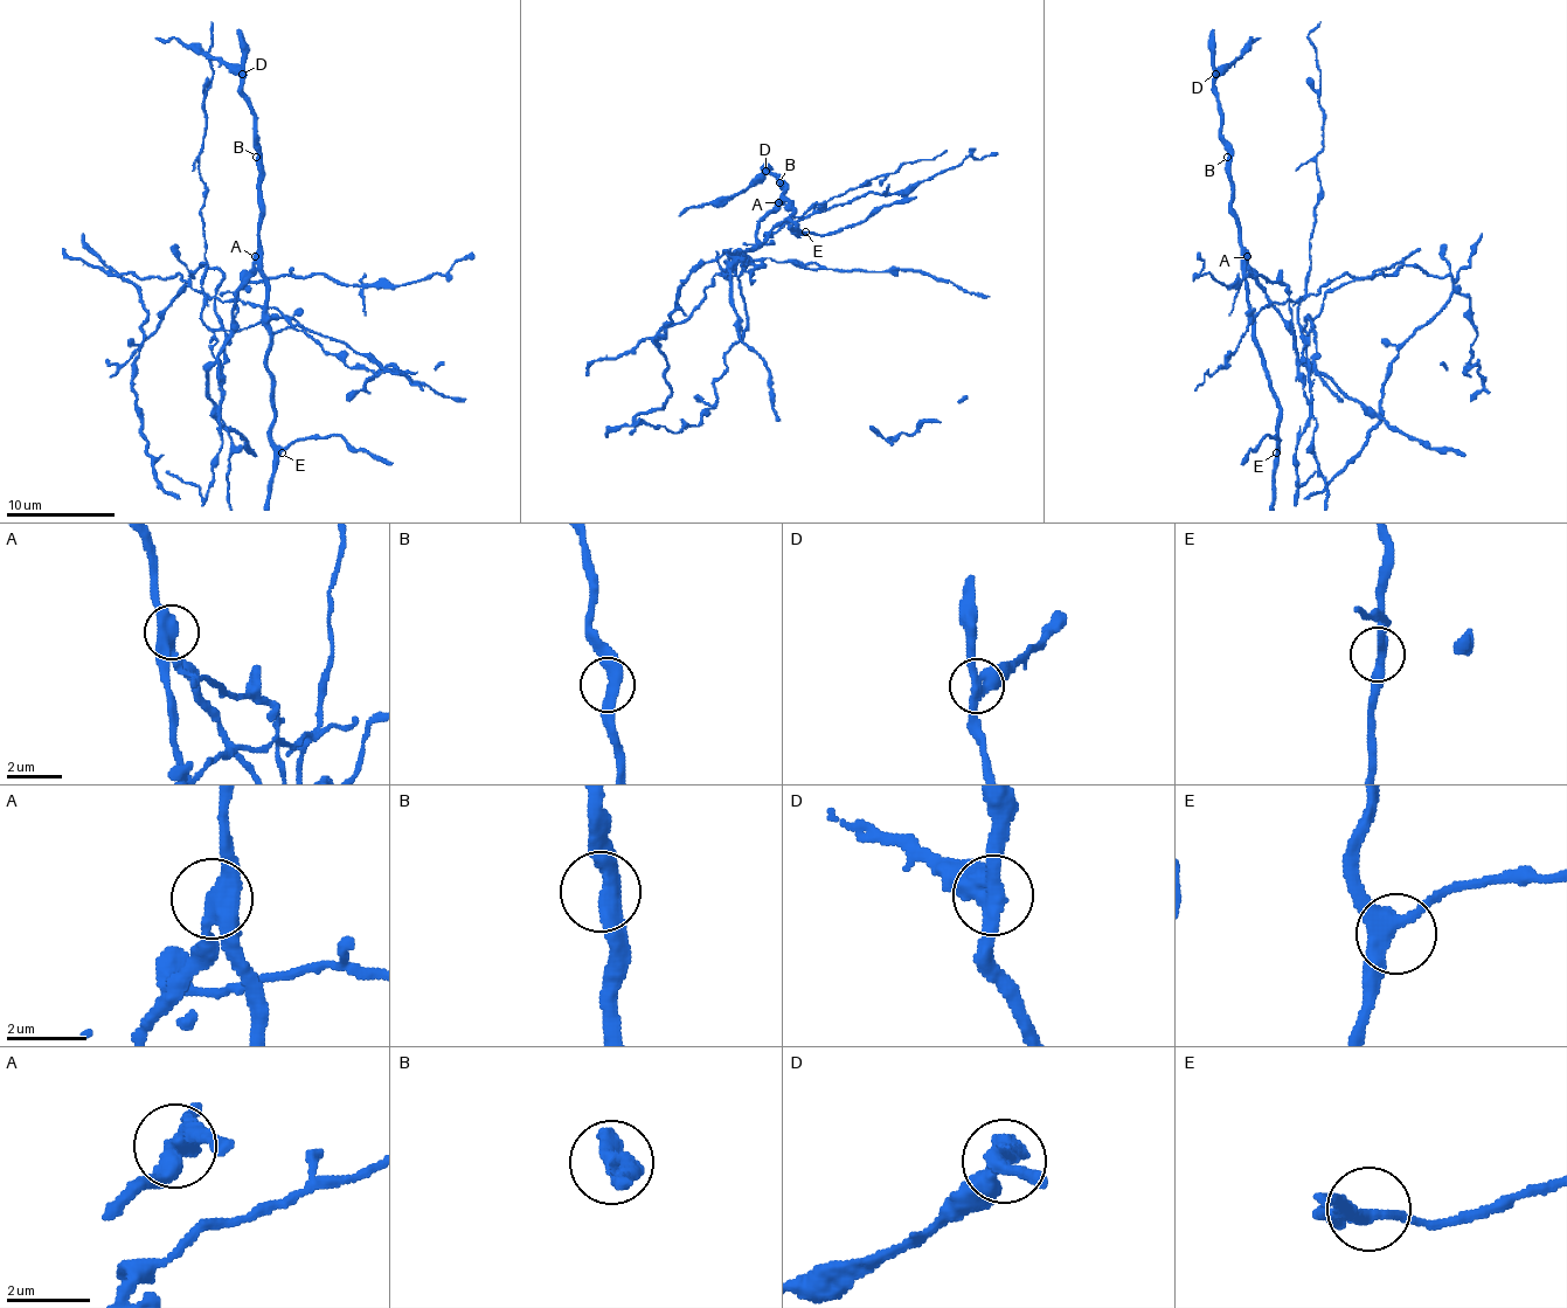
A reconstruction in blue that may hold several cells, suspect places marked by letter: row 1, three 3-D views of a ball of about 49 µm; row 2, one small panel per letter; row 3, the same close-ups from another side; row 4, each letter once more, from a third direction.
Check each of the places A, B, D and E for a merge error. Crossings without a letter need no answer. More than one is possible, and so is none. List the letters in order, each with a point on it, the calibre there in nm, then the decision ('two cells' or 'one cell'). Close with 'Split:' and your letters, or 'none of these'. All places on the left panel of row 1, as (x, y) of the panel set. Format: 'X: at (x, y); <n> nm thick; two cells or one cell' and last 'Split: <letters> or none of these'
A: at (255, 256); 440 nm thick; two cells
B: at (256, 157); 420 nm thick; one cell
D: at (242, 74); 360 nm thick; two cells
E: at (282, 452); 340 nm thick; one cell
Split: A, D

